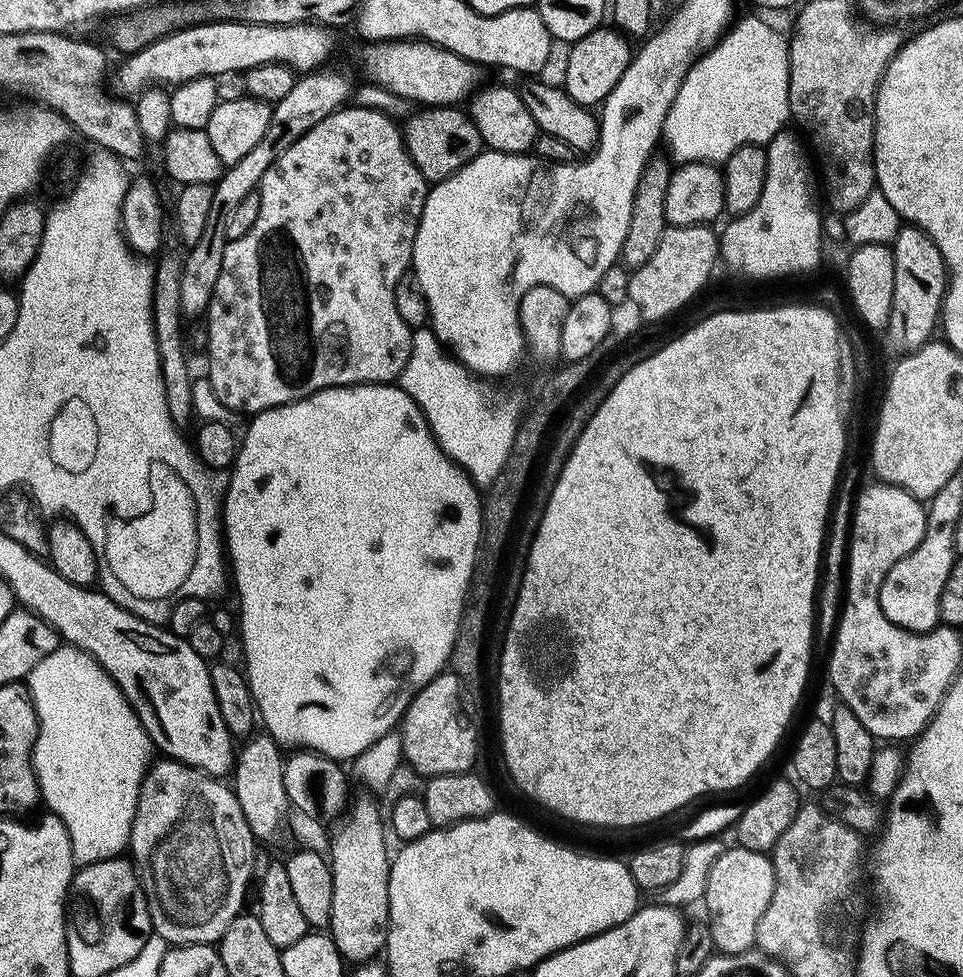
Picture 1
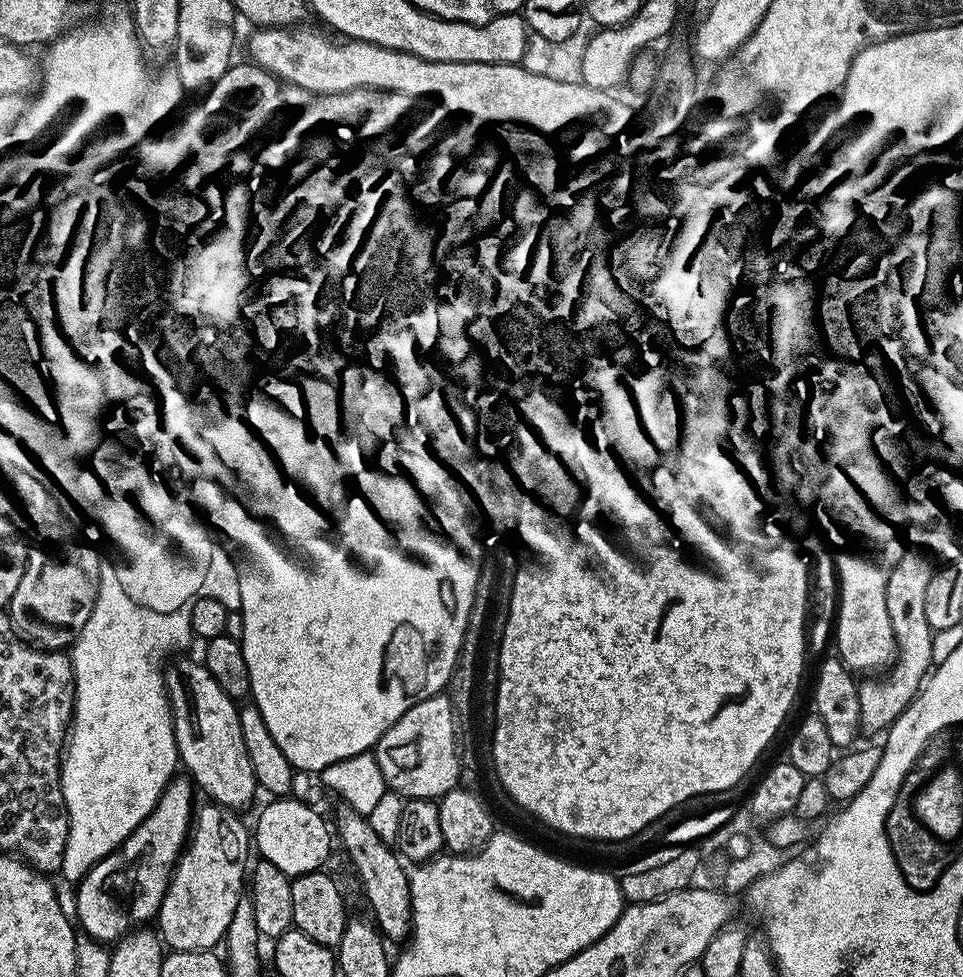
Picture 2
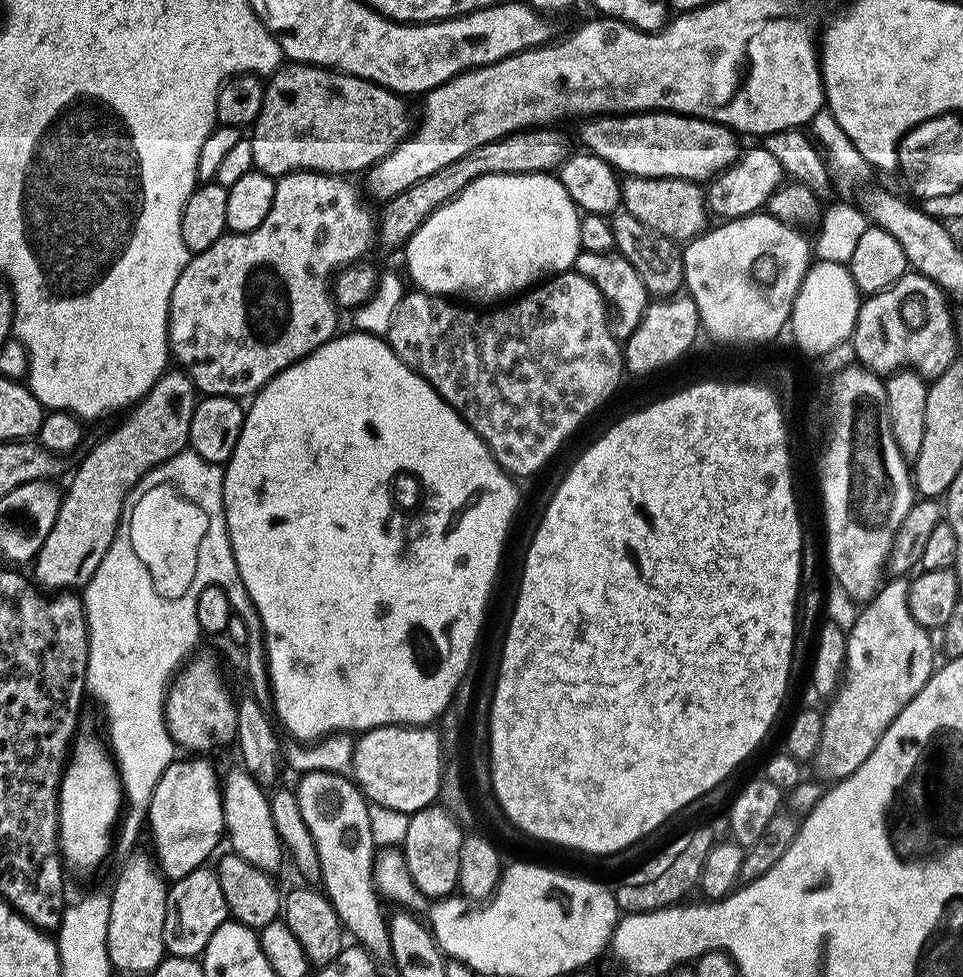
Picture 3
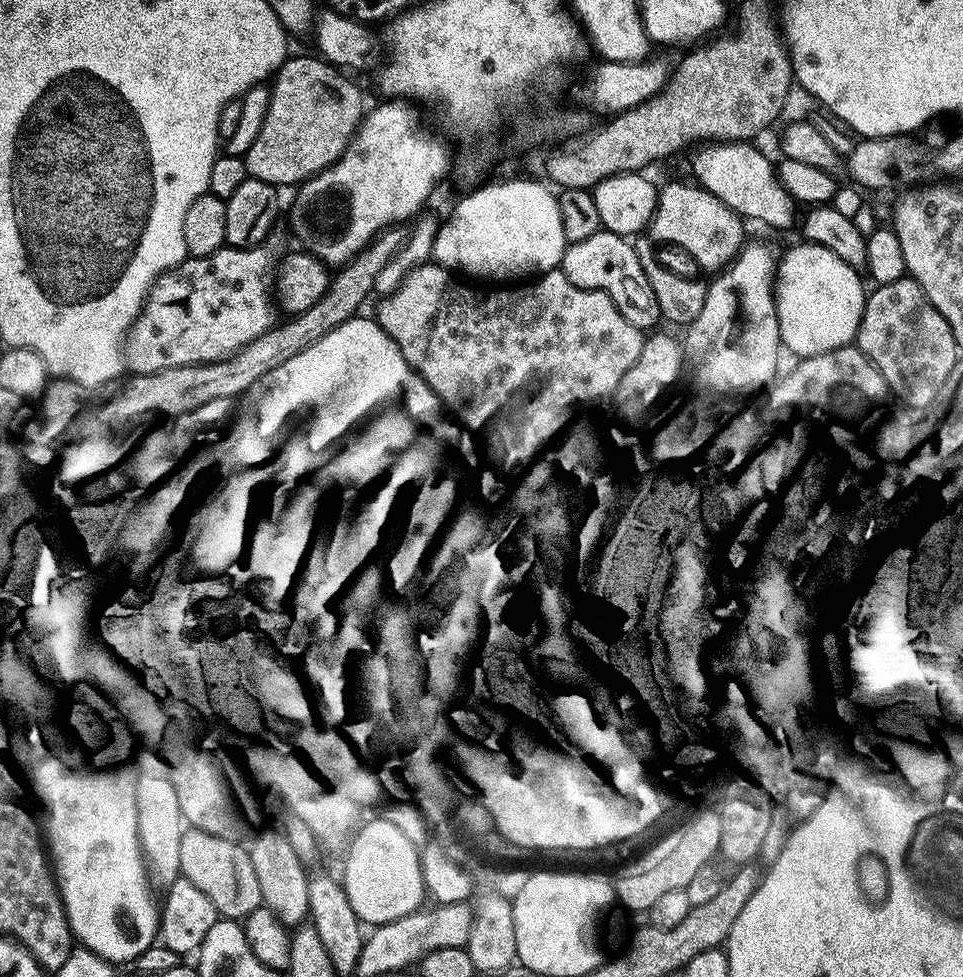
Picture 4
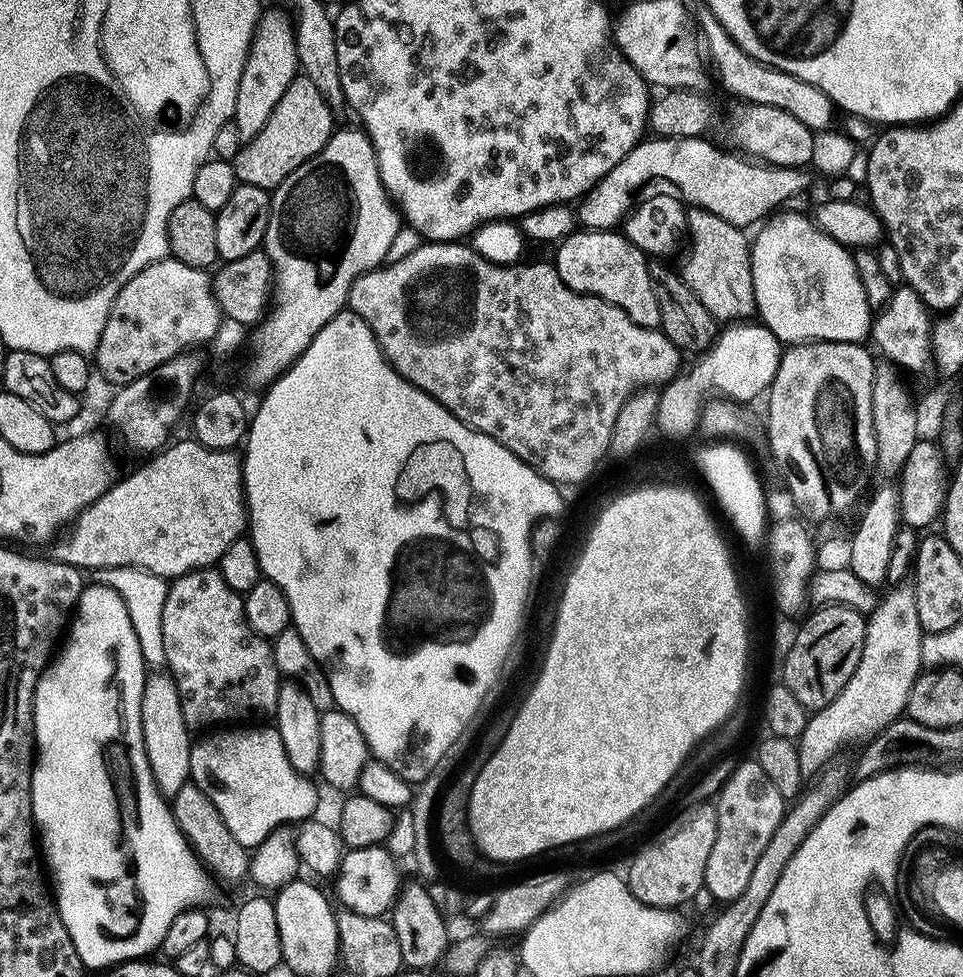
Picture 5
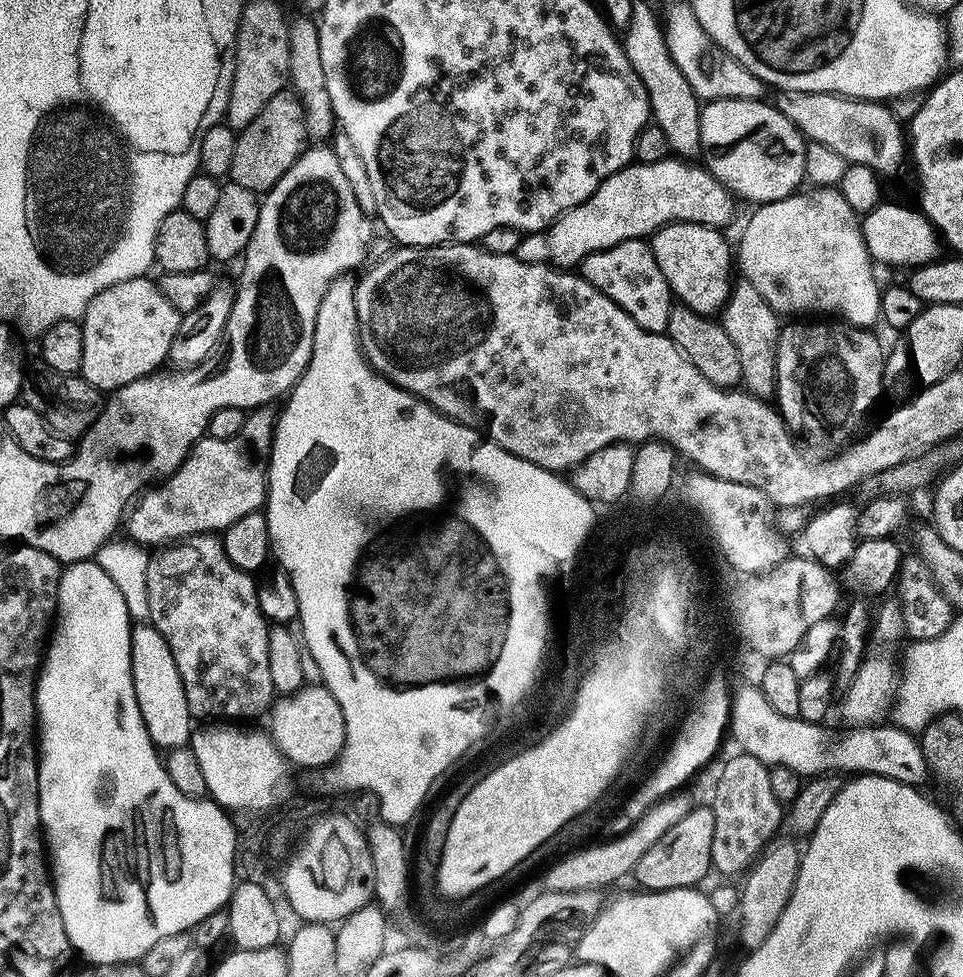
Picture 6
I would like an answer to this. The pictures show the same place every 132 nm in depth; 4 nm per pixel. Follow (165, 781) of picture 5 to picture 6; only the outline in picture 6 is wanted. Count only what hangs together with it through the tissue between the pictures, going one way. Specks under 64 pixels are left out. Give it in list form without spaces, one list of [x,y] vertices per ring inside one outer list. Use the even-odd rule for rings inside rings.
[[[146,622],[137,623],[132,629],[131,674],[135,700],[152,743],[162,750],[185,747],[192,733],[192,715],[186,702],[185,688],[169,644],[160,631]]]

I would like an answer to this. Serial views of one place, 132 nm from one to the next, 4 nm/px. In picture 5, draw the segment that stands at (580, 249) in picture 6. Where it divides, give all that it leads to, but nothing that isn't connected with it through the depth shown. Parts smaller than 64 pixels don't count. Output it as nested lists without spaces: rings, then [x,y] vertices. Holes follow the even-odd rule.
[[[669,136],[648,139],[641,139],[640,143],[635,144],[630,154],[626,154],[626,158],[622,158],[622,162],[618,162],[618,166],[614,166],[614,170],[603,176],[579,201],[578,224],[581,229],[593,232],[619,229],[634,207],[634,201],[637,199],[636,191],[646,187],[651,180],[665,180],[666,183],[673,184],[668,186],[675,189],[685,205],[710,210],[710,214],[718,214],[718,218],[723,218],[725,222],[745,230],[751,229],[751,224],[759,225],[765,218],[771,217],[777,209],[784,206],[779,204],[802,195],[812,184],[813,173],[807,167],[779,168],[777,164],[766,164],[755,158],[745,158],[732,150],[723,152],[722,149],[715,148],[708,138]]]

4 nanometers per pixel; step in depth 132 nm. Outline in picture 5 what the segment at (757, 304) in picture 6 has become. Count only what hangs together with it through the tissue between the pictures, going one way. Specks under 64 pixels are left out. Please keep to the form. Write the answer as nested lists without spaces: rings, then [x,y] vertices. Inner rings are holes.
[[[689,207],[687,214],[686,240],[689,245],[692,243],[692,253],[682,267],[684,281],[717,322],[751,321],[757,310],[749,233],[718,218],[718,214],[710,214],[710,210]]]

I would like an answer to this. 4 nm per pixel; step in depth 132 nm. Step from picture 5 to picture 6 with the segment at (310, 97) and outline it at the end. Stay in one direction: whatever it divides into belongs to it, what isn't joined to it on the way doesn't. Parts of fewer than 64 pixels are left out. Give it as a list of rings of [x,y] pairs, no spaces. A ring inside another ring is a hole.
[[[285,86],[266,102],[266,106],[262,106],[262,114],[258,114],[250,126],[239,129],[234,160],[228,172],[231,183],[246,186],[257,194],[267,192],[282,174],[286,174],[286,170],[290,170],[290,166],[294,166],[308,143],[308,113],[304,111],[304,102],[296,91]]]

